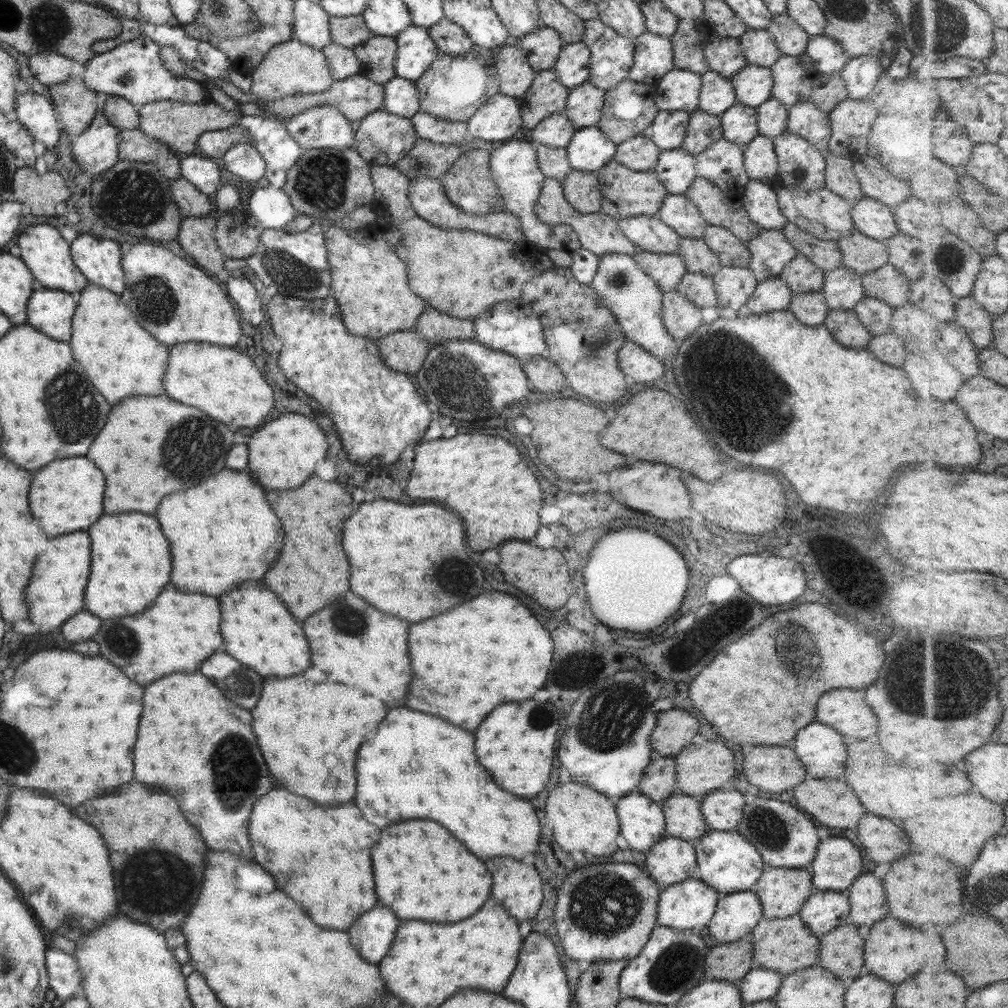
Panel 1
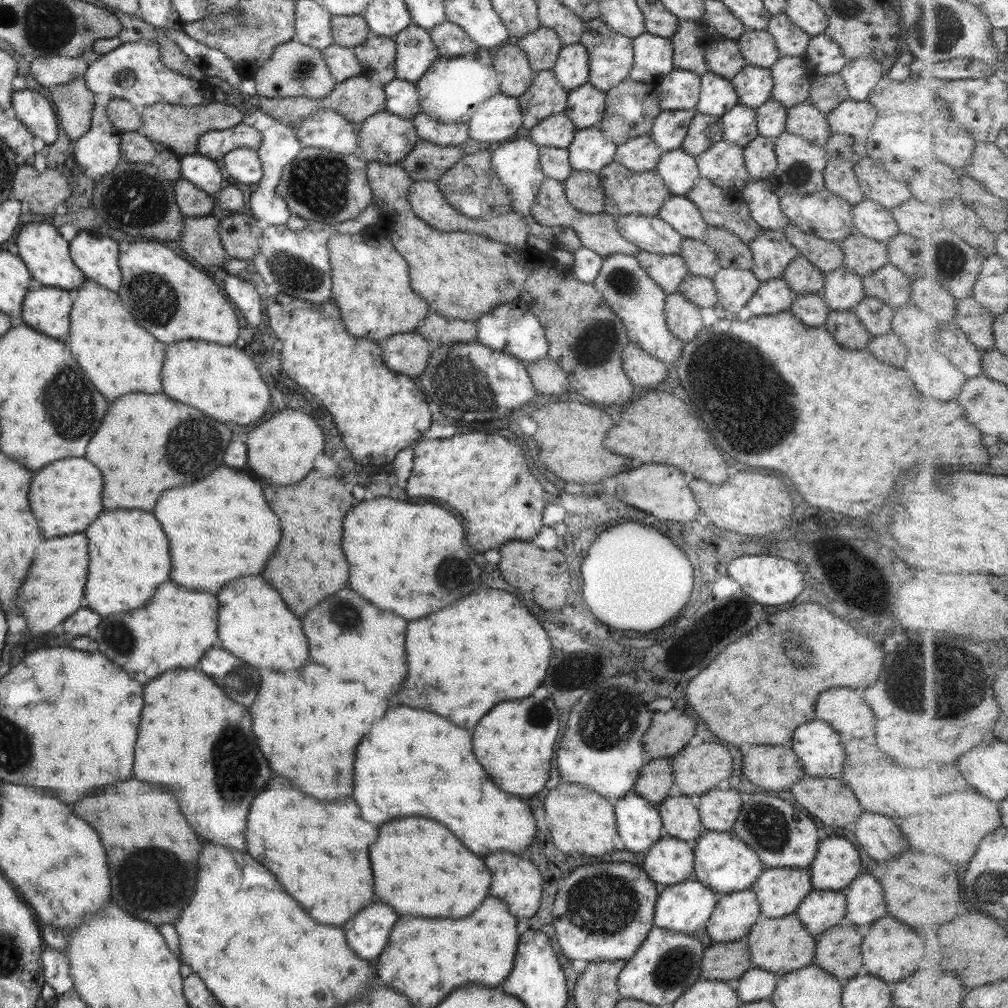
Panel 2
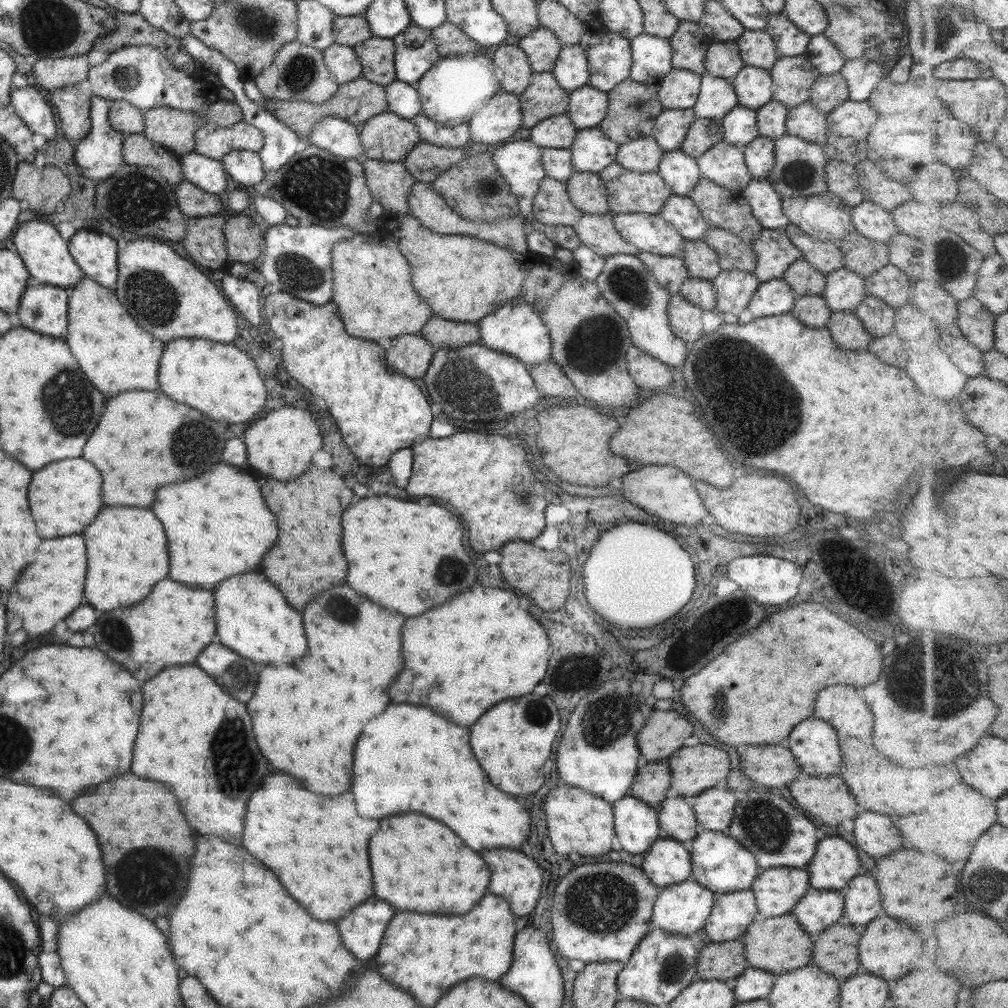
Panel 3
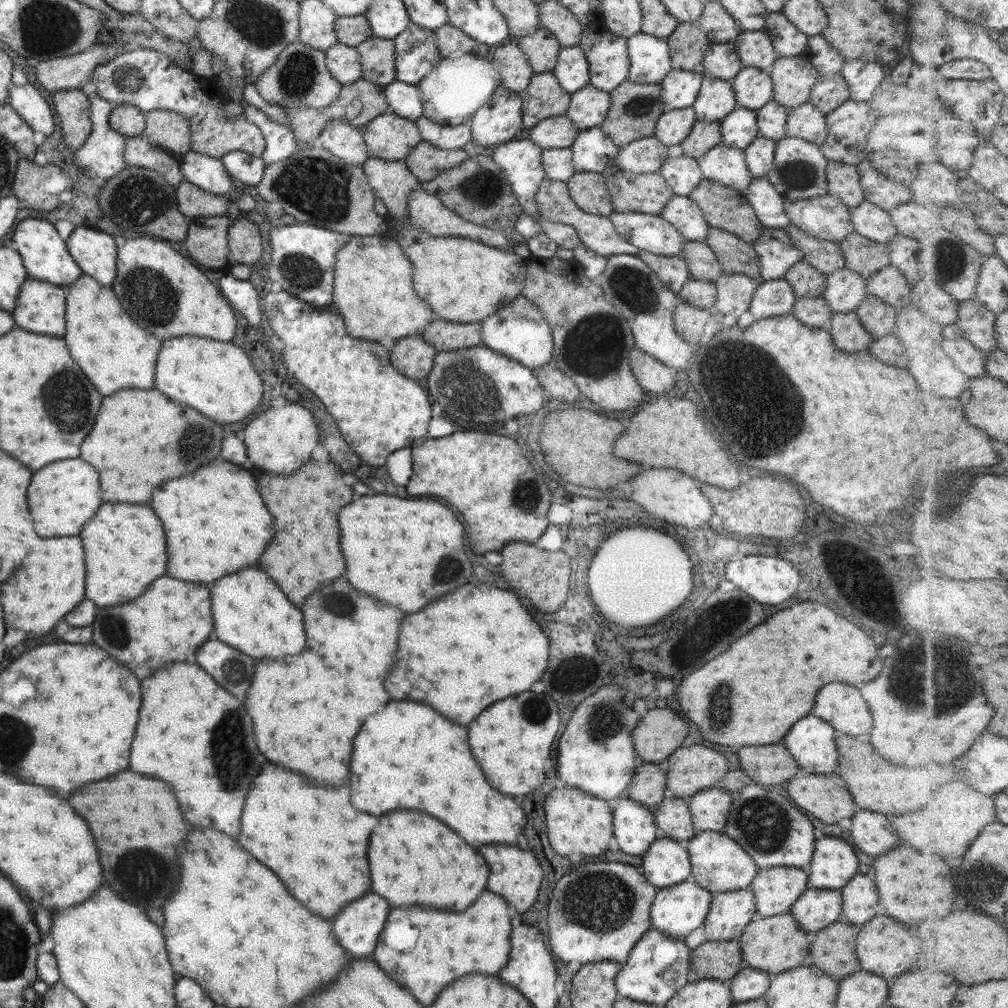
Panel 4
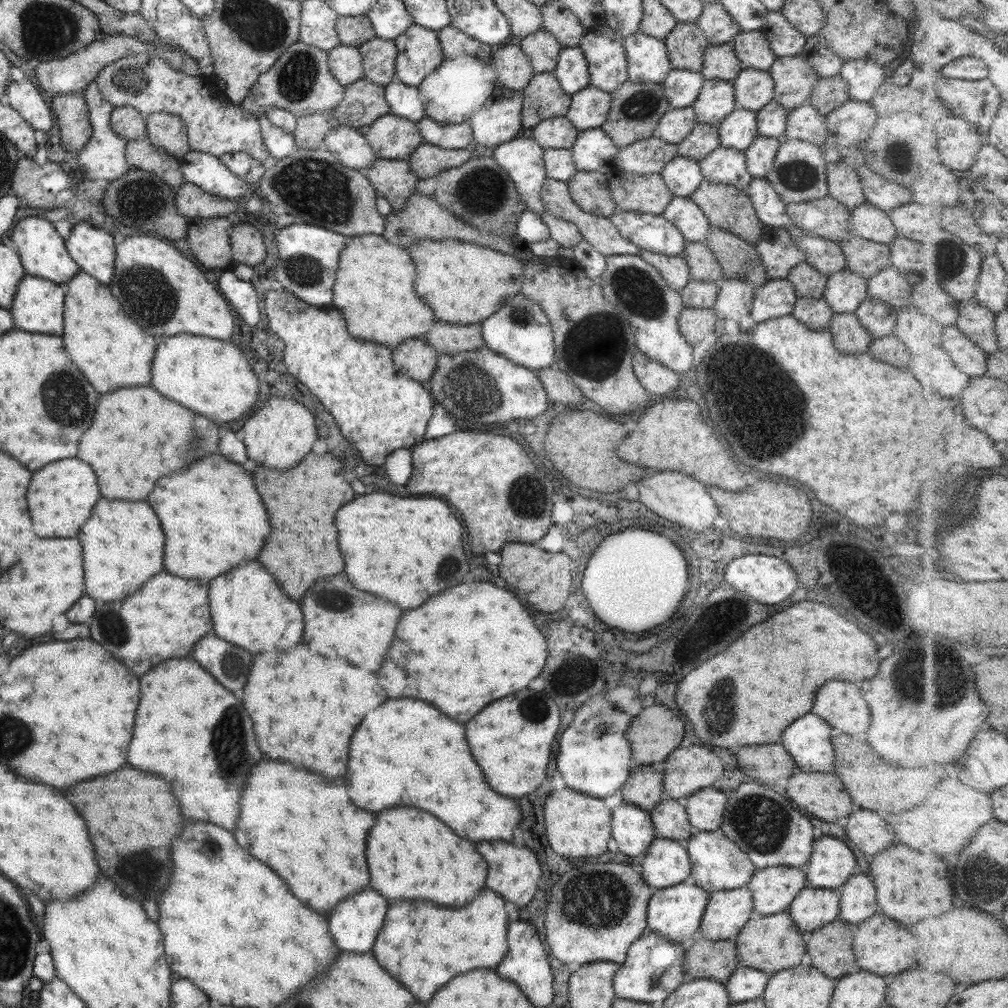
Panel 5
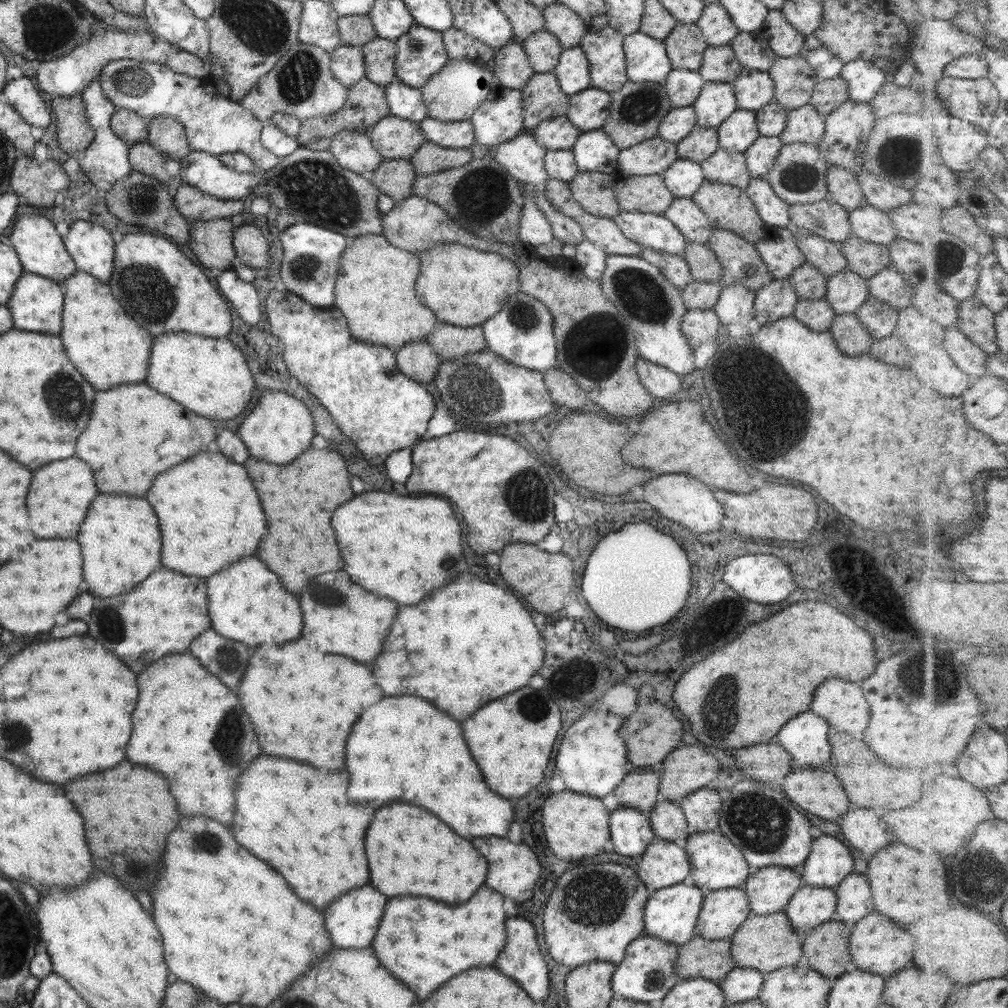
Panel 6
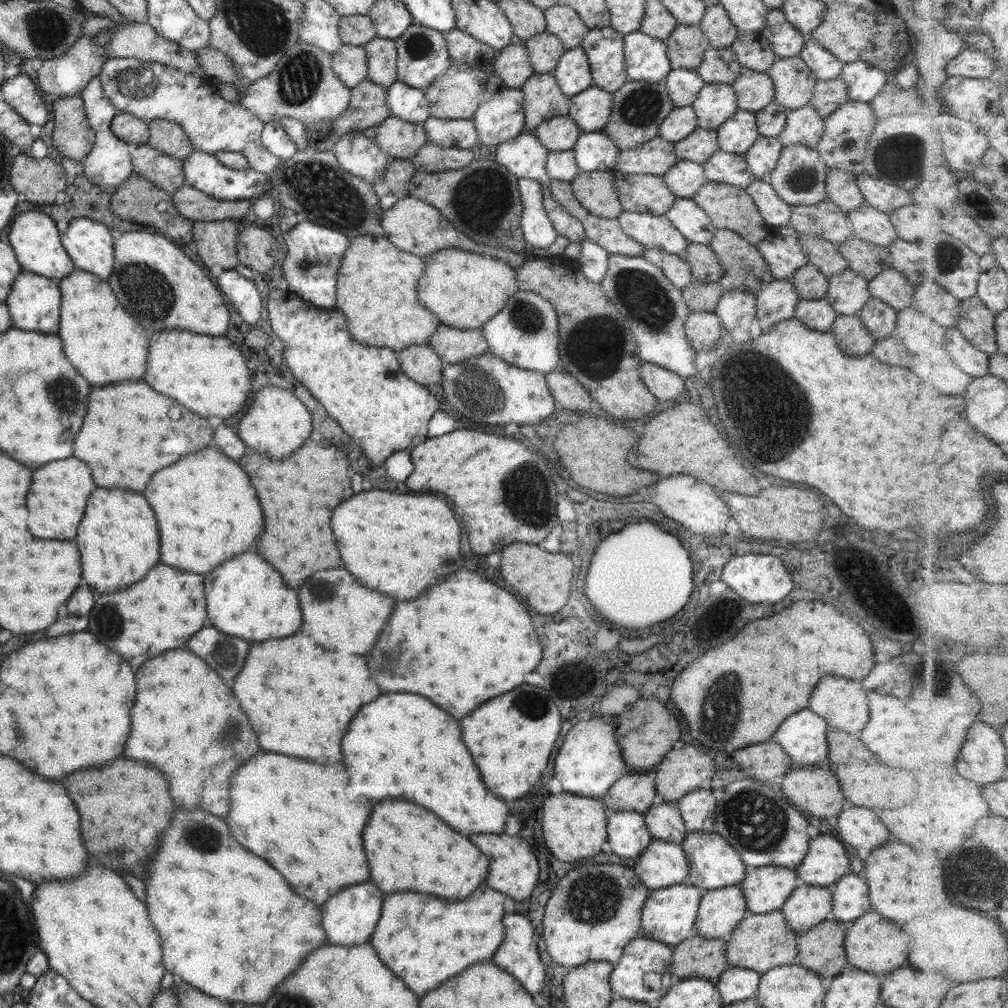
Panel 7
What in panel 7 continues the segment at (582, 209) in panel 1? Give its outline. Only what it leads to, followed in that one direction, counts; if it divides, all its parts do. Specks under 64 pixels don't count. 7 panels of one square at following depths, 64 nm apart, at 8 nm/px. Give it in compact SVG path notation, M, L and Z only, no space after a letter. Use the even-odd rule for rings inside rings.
M580 171L570 187L577 202L592 215L615 219L624 211L609 171Z

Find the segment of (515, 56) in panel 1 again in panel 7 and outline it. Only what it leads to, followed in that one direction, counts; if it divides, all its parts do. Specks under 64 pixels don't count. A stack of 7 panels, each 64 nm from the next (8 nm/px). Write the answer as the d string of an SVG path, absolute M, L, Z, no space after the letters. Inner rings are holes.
M512 43L497 52L489 71L495 73L506 87L512 89L520 89L535 74L525 47Z

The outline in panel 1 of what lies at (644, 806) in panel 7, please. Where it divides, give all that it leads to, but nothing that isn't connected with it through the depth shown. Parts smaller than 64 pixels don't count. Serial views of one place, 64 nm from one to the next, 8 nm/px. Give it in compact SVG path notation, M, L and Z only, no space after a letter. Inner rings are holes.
M660 757L643 768L636 791L655 803L661 803L676 793L676 787L674 759Z

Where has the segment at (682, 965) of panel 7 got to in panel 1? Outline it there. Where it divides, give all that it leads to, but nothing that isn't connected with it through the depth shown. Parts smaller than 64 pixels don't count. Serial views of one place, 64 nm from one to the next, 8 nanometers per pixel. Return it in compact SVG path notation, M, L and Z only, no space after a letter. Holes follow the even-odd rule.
M741 938L710 947L704 958L703 977L727 983L738 983L753 968L752 946Z

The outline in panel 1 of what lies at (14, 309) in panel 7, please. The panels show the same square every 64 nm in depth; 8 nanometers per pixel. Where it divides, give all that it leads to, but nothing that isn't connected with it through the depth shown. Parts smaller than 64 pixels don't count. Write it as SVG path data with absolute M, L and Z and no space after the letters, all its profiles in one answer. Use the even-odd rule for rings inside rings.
M49 289L35 291L26 305L27 325L57 342L67 343L75 305L74 294Z

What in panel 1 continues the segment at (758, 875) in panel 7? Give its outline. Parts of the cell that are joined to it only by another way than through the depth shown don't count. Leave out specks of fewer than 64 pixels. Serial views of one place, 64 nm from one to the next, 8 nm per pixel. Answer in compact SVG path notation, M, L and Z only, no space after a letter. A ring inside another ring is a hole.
M766 868L752 891L759 899L766 919L798 915L799 906L812 893L811 874L806 869Z

